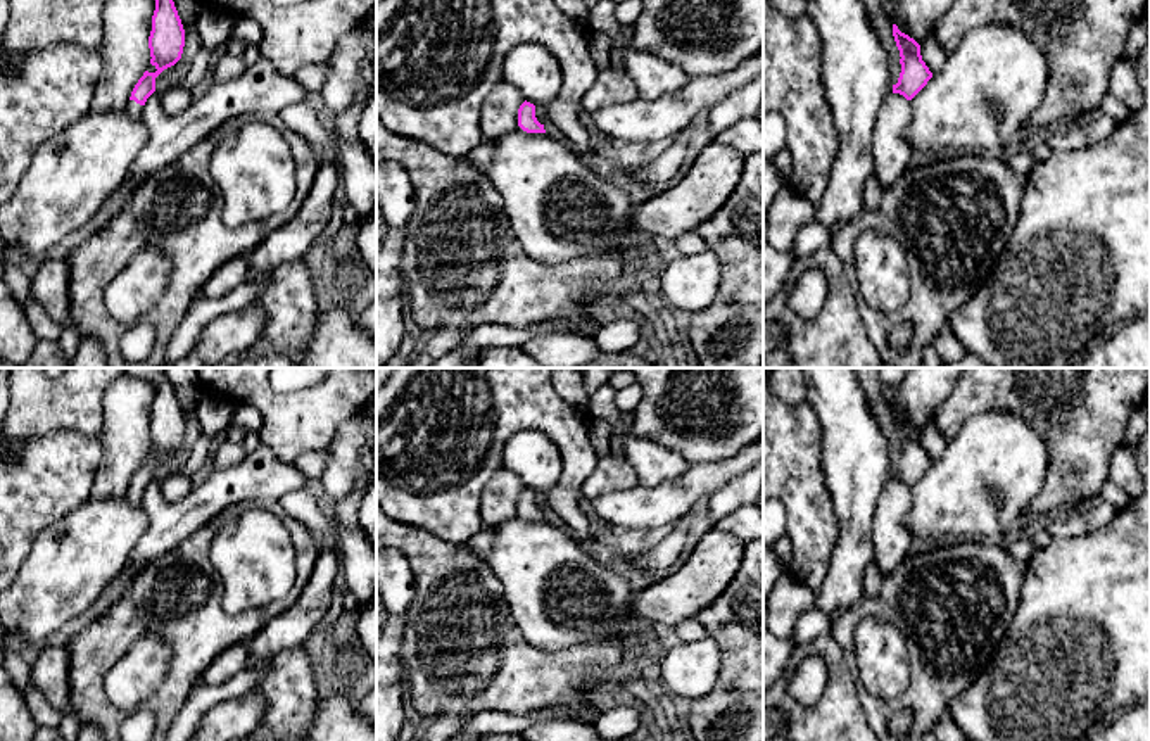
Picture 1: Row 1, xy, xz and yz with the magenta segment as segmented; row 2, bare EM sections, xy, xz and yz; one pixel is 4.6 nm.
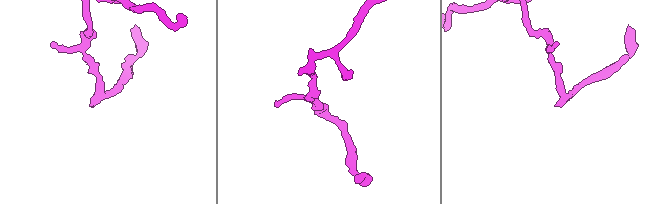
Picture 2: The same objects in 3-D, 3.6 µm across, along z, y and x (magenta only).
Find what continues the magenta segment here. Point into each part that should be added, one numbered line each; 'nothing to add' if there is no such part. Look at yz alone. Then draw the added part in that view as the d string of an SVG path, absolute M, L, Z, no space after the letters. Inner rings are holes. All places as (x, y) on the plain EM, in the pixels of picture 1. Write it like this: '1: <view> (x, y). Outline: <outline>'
nothing to add

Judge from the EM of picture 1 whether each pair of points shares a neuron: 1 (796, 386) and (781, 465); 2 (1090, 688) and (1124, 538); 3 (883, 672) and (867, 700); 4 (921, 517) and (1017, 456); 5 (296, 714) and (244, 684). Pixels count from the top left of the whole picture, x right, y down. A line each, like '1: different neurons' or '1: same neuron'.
1: different neurons
2: same neuron
3: different neurons
4: same neuron
5: different neurons

